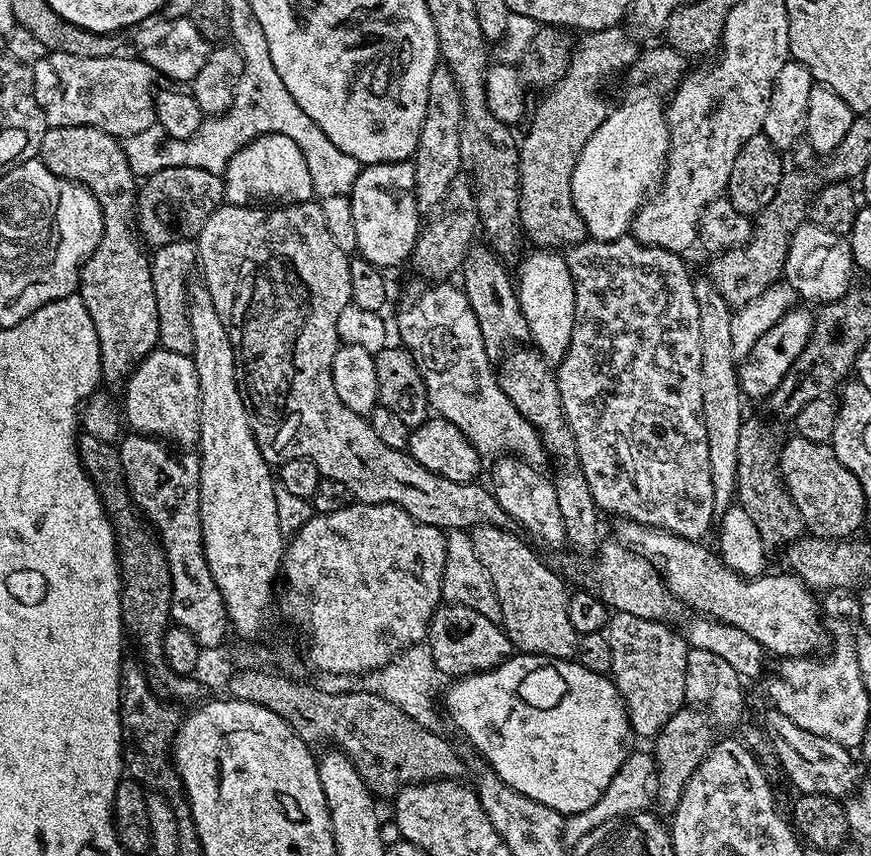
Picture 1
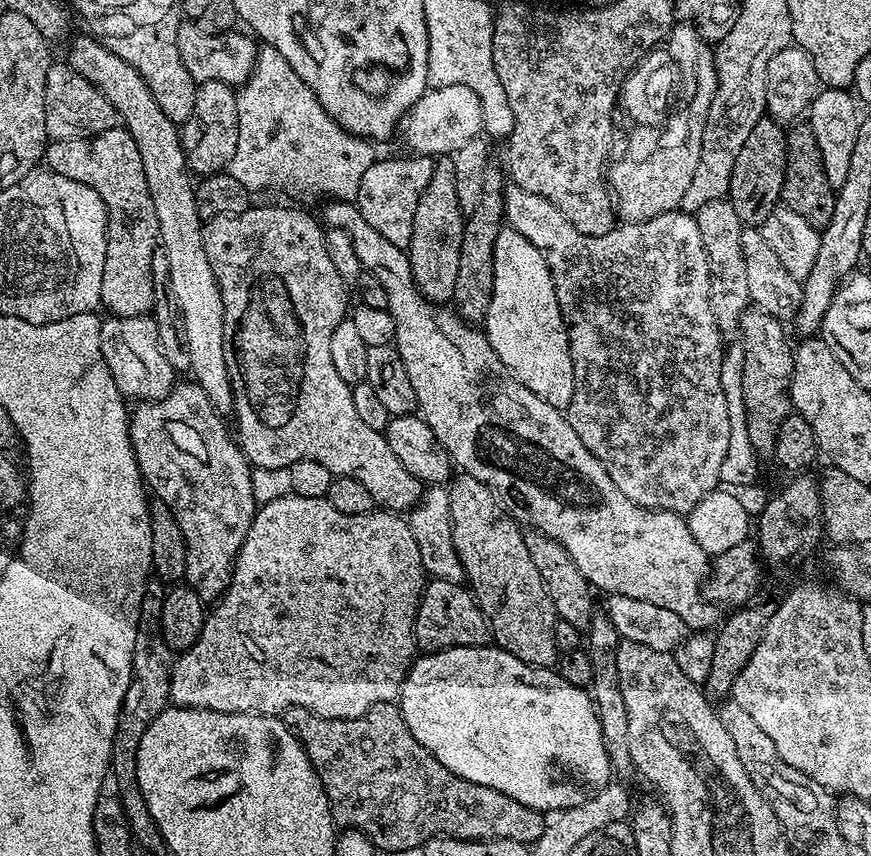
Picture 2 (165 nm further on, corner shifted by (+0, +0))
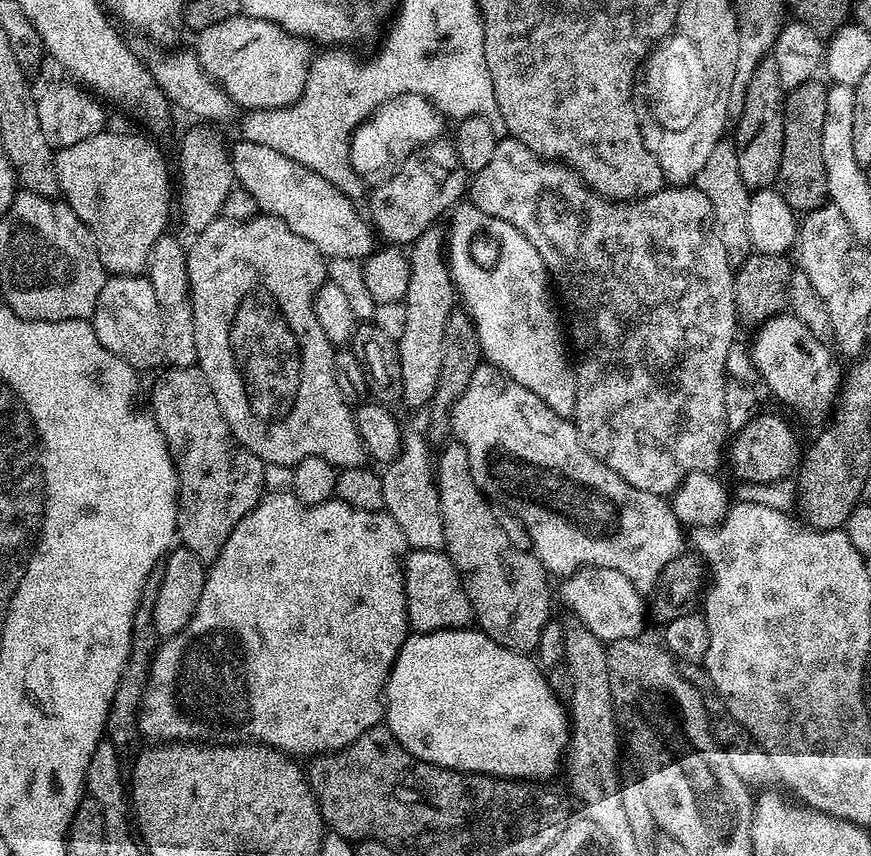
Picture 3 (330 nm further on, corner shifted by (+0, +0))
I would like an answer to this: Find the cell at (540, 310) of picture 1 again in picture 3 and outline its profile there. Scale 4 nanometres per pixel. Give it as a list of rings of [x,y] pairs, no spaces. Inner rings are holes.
[[[471,202],[453,207],[451,216],[452,225],[446,228],[448,273],[456,285],[462,308],[476,327],[477,342],[483,359],[493,368],[514,378],[518,386],[526,386],[530,394],[538,394],[538,398],[542,398],[542,402],[546,402],[546,406],[550,406],[554,414],[565,418],[575,417],[576,370],[570,359],[566,328],[550,287],[550,277],[542,262],[542,254],[538,254],[538,250],[534,250],[534,246],[526,242],[524,235],[510,226],[510,222],[494,218],[490,214],[482,214],[482,210],[478,210]]]

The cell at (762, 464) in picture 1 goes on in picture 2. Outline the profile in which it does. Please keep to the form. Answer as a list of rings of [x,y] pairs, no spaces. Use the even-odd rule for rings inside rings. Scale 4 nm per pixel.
[[[749,306],[740,316],[738,342],[745,351],[742,373],[742,399],[745,403],[746,431],[758,454],[772,454],[779,428],[793,411],[792,362],[793,347],[784,334],[785,325],[761,308]]]

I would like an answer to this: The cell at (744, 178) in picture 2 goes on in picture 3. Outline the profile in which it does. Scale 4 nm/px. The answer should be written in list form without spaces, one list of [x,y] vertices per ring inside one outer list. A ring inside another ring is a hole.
[[[766,58],[754,70],[746,86],[744,105],[738,113],[734,143],[738,154],[738,174],[750,190],[773,187],[776,183],[778,166],[782,162],[784,141],[784,98],[786,92],[778,82],[776,61]]]

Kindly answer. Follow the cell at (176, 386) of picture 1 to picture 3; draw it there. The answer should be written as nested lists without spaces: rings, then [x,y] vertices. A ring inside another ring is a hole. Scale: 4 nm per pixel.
[[[109,275],[102,286],[102,294],[98,294],[90,323],[98,334],[98,342],[102,342],[102,346],[106,346],[110,354],[122,358],[122,362],[130,367],[137,370],[161,367],[164,360],[162,314],[158,298],[154,298],[154,286],[150,286],[147,275]]]

